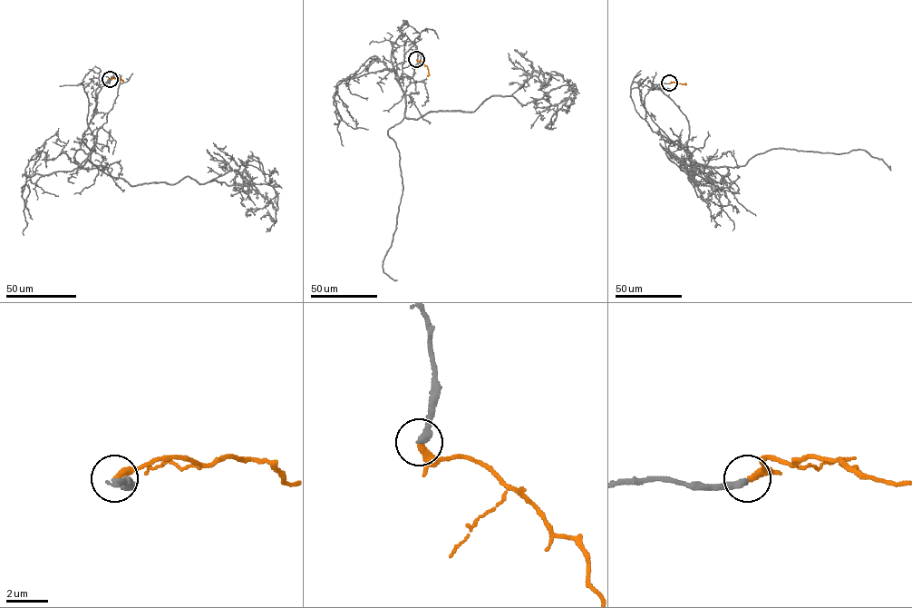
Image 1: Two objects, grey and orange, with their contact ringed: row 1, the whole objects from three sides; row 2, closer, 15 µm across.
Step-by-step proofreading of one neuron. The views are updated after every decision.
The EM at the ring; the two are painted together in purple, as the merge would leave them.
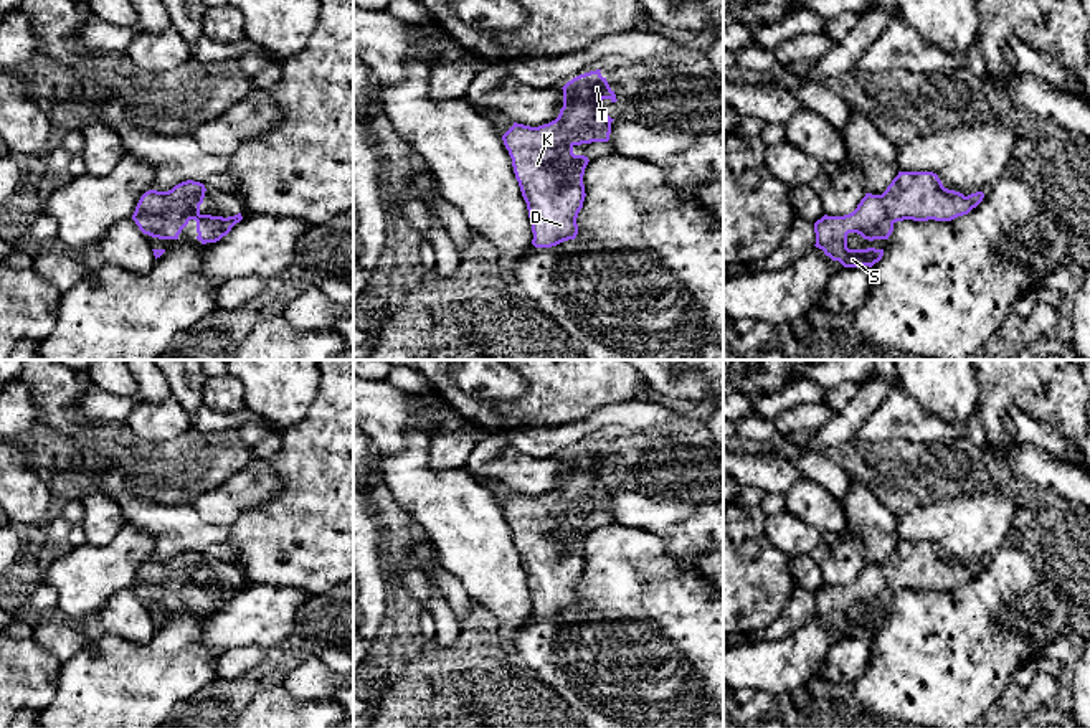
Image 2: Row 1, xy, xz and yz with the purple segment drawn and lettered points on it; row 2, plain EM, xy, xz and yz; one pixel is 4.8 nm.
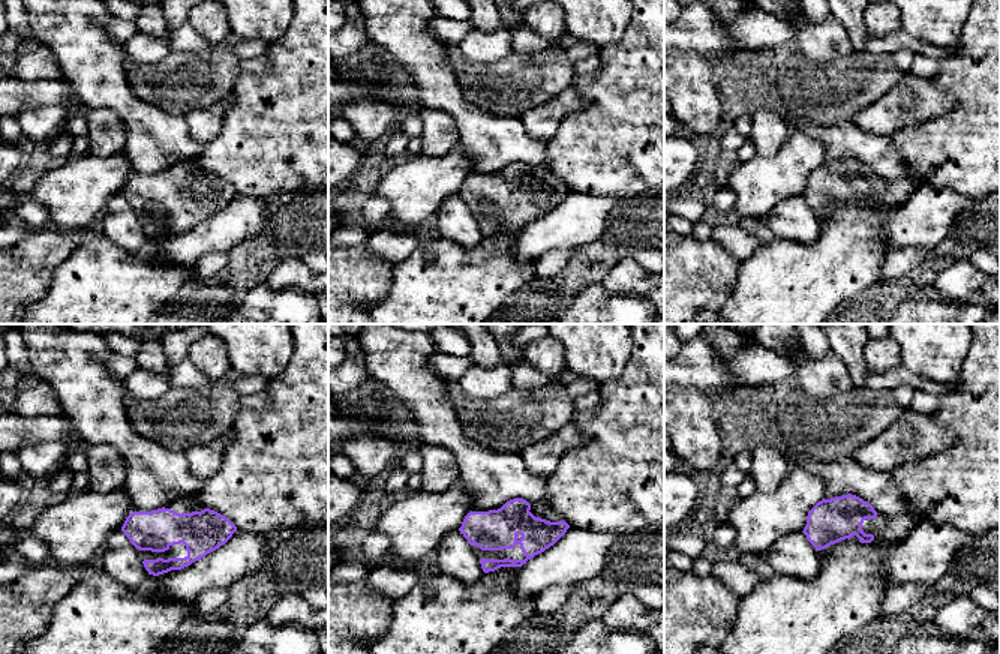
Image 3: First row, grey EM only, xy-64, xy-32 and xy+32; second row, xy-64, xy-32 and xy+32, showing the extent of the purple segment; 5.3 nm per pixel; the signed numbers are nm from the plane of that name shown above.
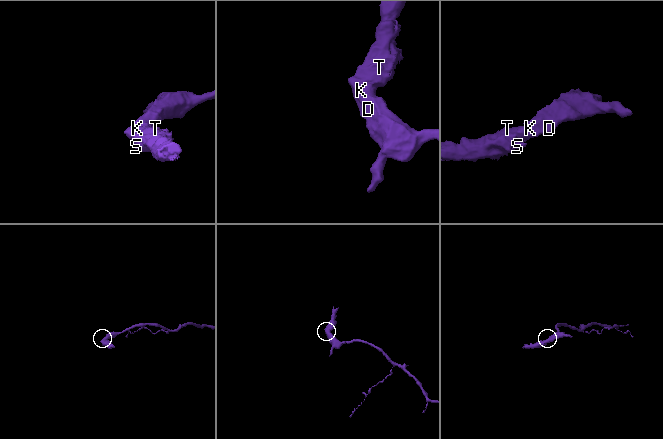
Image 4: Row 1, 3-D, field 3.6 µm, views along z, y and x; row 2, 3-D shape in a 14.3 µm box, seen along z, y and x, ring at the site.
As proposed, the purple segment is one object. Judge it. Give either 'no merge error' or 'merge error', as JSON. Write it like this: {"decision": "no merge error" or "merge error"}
{"decision": "no merge error"}

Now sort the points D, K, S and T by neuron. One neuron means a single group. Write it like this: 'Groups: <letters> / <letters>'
Groups: D K S T

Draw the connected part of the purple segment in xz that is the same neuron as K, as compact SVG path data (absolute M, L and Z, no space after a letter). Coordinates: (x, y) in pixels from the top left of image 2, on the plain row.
M601 439L580 444L568 451L563 459L563 477L555 490L530 497L514 492L502 505L504 515L512 528L515 548L527 573L535 617L552 617L578 604L576 588L585 571L583 545L588 527L575 525L573 517L591 512L608 512L611 489L603 482L601 470L616 472L616 464L609 457Z

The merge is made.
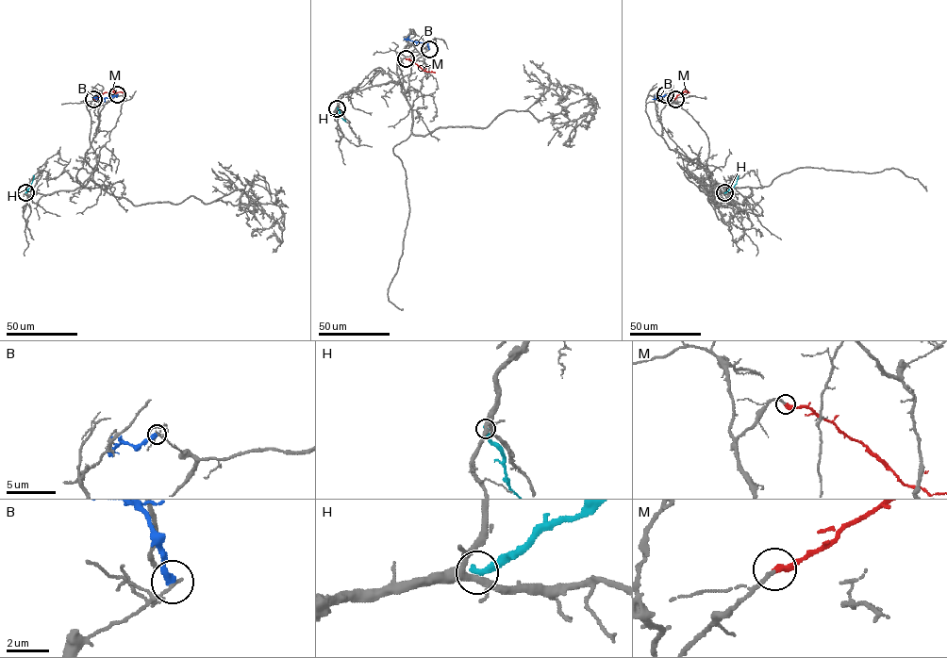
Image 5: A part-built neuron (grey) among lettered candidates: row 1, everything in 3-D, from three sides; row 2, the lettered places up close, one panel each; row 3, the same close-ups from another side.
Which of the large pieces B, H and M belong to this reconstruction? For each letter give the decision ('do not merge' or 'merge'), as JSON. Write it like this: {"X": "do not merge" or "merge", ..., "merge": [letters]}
{"B": "do not merge", "H": "do not merge", "M": "merge", "merge": ["M"]}

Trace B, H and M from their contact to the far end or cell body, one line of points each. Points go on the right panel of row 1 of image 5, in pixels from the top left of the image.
B: (665, 94), (652, 99)
H: (724, 193), (736, 184), (736, 175)
M: (675, 99), (681, 92), (689, 91)

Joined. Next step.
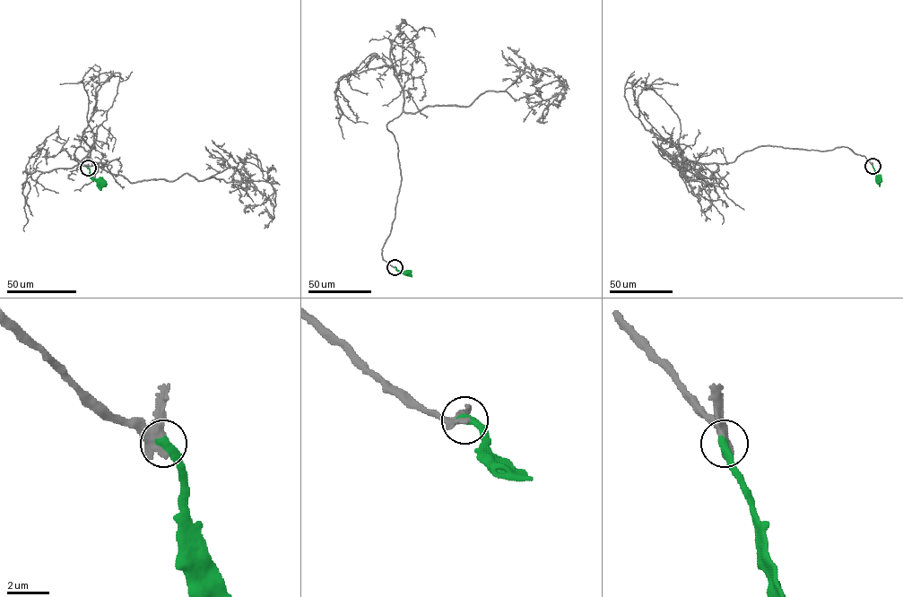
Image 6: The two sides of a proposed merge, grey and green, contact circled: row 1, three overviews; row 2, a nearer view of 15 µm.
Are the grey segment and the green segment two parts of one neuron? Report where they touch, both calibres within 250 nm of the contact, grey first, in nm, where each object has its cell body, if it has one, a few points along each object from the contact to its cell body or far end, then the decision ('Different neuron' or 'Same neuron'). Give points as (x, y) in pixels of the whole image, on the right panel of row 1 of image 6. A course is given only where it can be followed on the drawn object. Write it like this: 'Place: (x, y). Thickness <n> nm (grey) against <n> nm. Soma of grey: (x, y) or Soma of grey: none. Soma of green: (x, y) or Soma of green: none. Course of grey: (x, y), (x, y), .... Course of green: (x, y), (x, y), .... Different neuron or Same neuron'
Place: (872, 166). Thickness 500 nm (grey) against 480 nm. Soma of grey: none. Soma of green: (879, 179). Course of grey: (872, 166), (847, 147), (759, 146), (717, 163), (711, 179), (698, 171), (703, 179), (686, 178), (708, 210). Course of green: (872, 166), (879, 180). Same neuron

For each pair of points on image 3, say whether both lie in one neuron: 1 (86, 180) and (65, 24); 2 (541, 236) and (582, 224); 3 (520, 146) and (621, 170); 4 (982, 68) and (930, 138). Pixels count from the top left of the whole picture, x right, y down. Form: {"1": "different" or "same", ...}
{"1": "different", "2": "same", "3": "different", "4": "same"}

